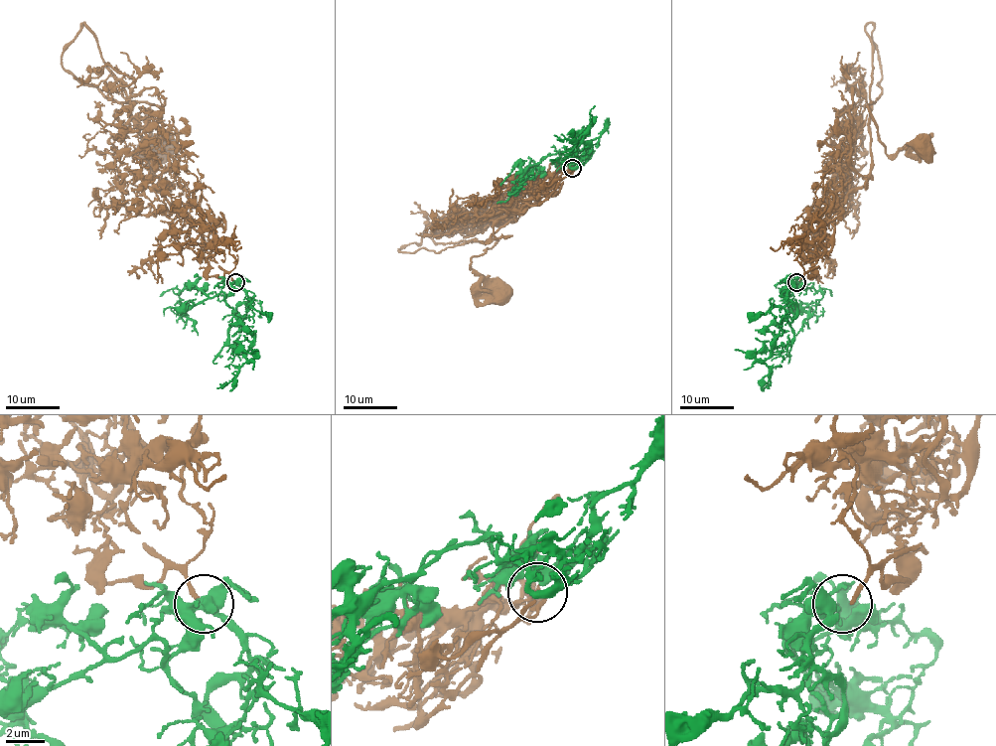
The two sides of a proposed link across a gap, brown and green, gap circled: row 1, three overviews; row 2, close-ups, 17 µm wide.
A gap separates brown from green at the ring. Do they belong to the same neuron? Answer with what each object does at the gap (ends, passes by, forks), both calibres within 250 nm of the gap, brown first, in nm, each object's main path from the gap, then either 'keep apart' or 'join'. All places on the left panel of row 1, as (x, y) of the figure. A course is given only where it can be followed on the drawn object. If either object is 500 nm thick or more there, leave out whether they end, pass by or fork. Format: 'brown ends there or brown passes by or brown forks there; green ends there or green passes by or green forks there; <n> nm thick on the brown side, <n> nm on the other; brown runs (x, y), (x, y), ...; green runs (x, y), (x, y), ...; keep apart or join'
brown ends there; green forks there; 180 nm thick on the brown side, 400 nm on the other; brown runs (234, 283), (227, 273), (209, 276), (202, 235), (156, 187), (130, 103), (160, 110), (133, 153), (163, 148); green runs (235, 283), (224, 299), (234, 314), (228, 341), (235, 355), (231, 364), (238, 367), (238, 372), (216, 387); join

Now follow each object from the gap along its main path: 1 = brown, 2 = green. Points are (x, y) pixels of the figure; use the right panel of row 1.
1: (799, 283), (814, 276), (845, 197), (868, 179), (868, 104), (888, 155), (925, 148)
2: (795, 283), (788, 287), (791, 311), (786, 323), (793, 341), (784, 348), (782, 359), (774, 367), (764, 387)

